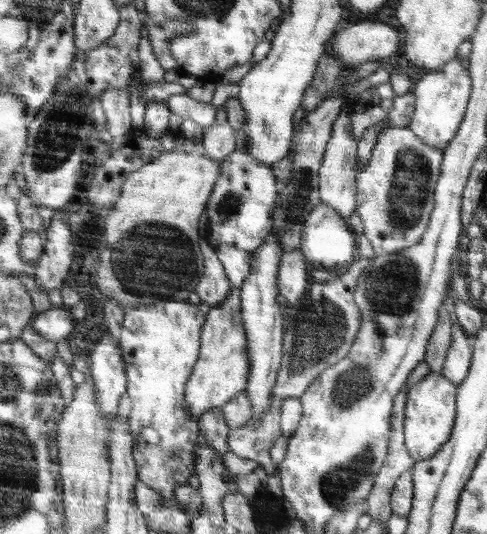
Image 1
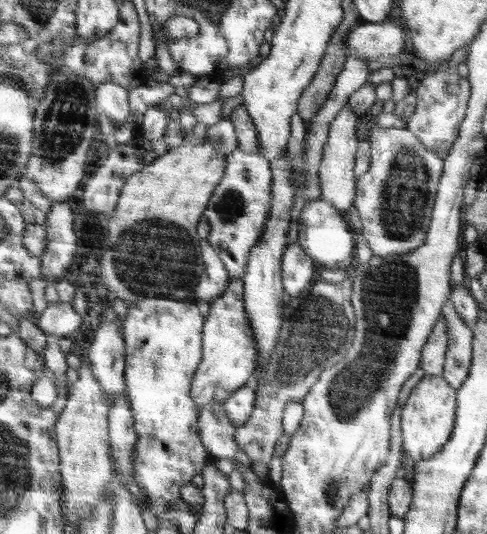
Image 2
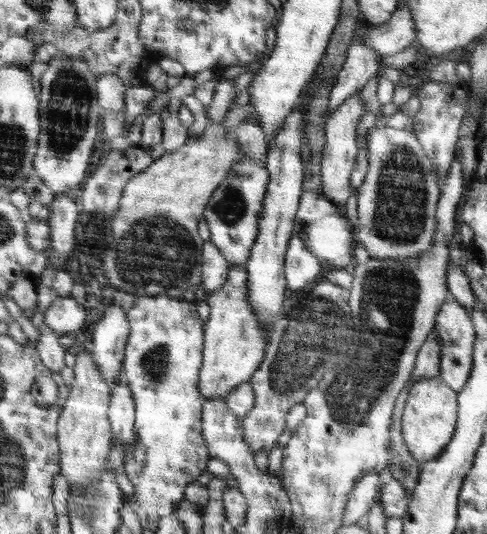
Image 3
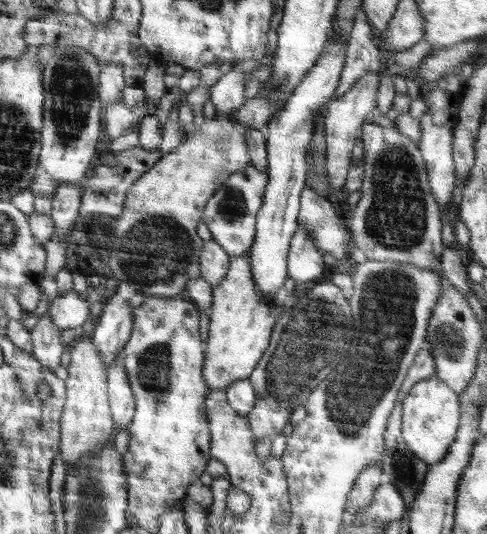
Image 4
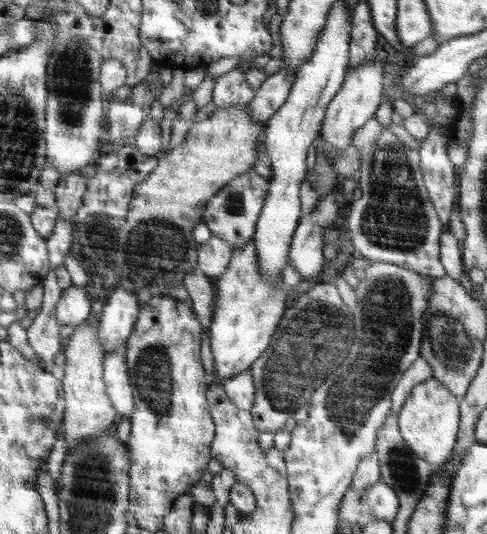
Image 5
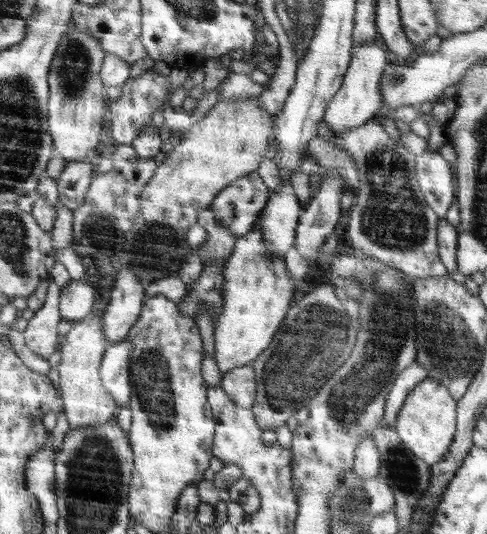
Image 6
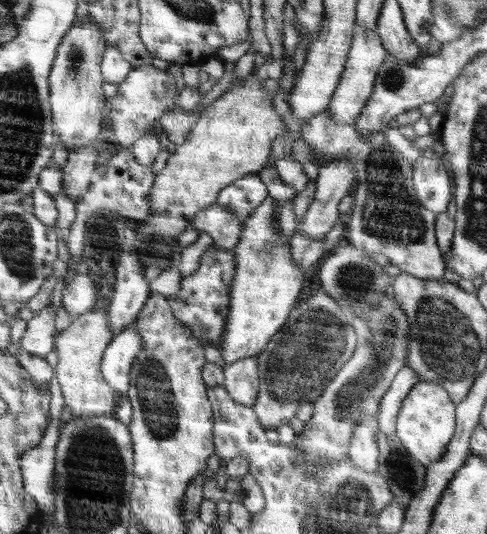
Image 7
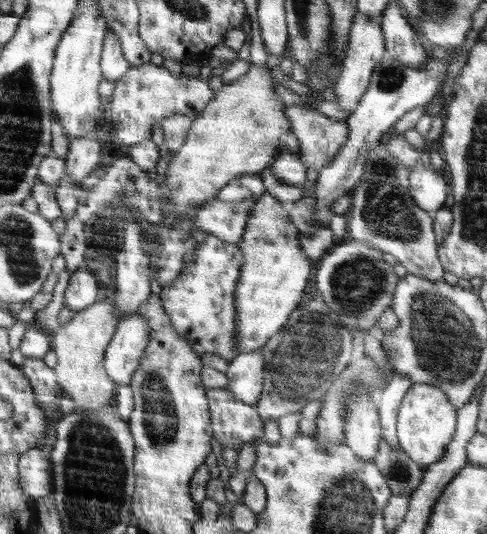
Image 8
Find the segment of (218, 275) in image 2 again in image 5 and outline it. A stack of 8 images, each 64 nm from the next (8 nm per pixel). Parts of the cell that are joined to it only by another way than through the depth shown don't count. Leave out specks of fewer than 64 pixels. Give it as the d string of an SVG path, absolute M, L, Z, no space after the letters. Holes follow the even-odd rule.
M212 236L200 245L197 267L204 276L216 283L226 272L233 252L233 248L223 238Z

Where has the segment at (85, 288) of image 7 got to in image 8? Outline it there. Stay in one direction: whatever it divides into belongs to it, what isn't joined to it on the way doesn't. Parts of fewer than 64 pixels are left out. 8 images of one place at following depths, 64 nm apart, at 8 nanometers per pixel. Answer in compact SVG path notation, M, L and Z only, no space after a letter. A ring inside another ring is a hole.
M84 267L76 272L70 282L66 302L67 307L80 313L99 300L100 285L94 274Z

